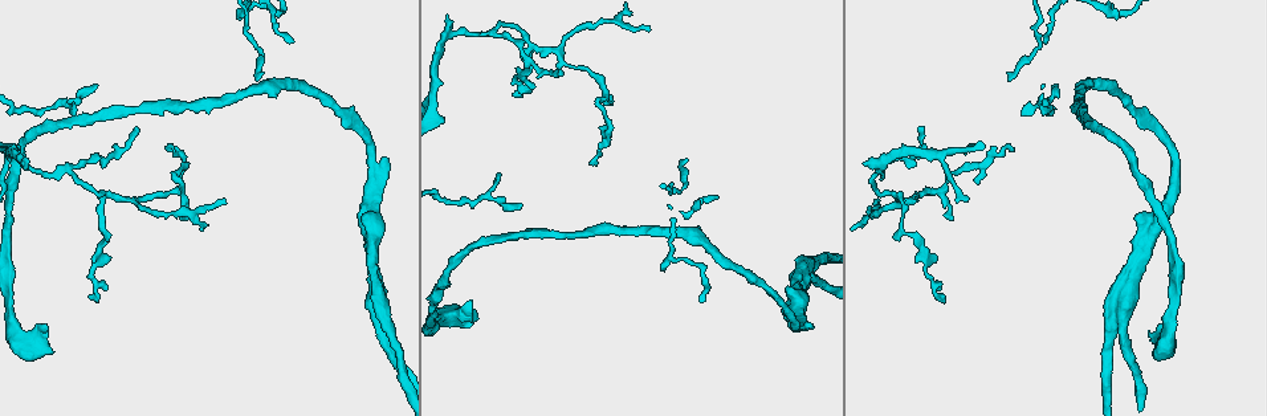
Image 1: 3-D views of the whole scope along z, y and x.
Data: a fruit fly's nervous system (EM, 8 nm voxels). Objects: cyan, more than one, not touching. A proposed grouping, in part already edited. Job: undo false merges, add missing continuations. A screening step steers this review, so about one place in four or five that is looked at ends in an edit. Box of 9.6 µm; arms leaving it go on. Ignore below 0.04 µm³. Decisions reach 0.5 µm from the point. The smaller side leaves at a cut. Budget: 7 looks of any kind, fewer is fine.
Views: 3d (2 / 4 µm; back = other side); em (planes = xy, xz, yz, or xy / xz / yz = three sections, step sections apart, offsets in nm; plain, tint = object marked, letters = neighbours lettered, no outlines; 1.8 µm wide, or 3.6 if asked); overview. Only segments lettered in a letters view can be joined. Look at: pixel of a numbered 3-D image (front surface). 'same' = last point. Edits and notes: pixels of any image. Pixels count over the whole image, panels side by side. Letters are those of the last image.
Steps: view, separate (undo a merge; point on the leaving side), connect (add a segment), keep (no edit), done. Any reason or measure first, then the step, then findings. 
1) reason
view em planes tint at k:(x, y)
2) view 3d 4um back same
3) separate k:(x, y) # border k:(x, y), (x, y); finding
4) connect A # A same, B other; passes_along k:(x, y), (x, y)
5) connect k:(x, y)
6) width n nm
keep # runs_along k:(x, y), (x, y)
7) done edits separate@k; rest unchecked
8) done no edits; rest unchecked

branch point
view em planes tint at 1:(379, 302)

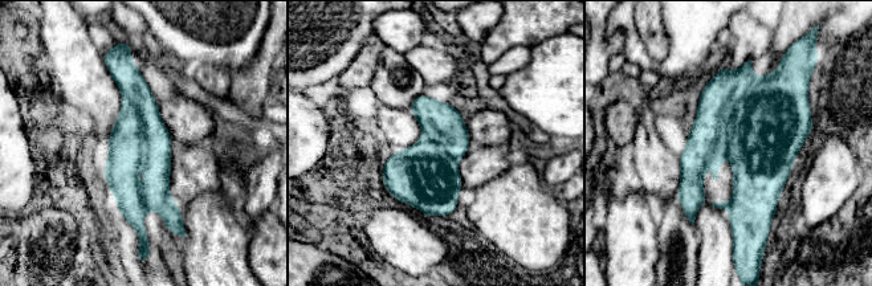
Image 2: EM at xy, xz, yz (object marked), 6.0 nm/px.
what lies round it
view em planes letters same

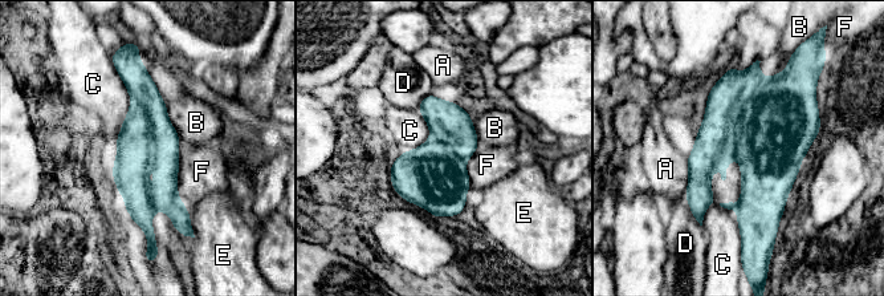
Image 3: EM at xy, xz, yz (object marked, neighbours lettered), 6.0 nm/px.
keep # A other, B other, C other, D other, E other, F other; border 3:(113, 64), (147, 240); all the same cell

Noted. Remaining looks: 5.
three arms meet
view 3d 2um at 1:(104, 193)

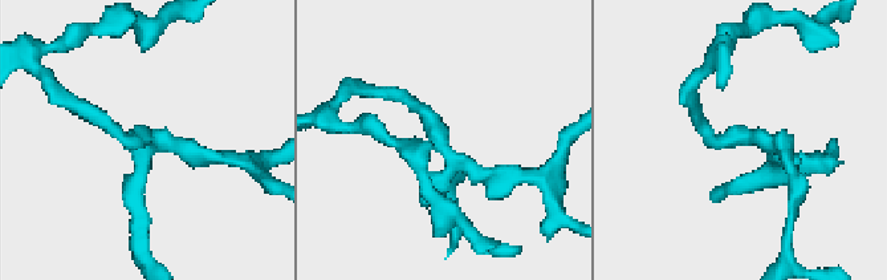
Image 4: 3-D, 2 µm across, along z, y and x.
arms 3; need the tissue
view em xy step 4 tint at 4:(151, 141)

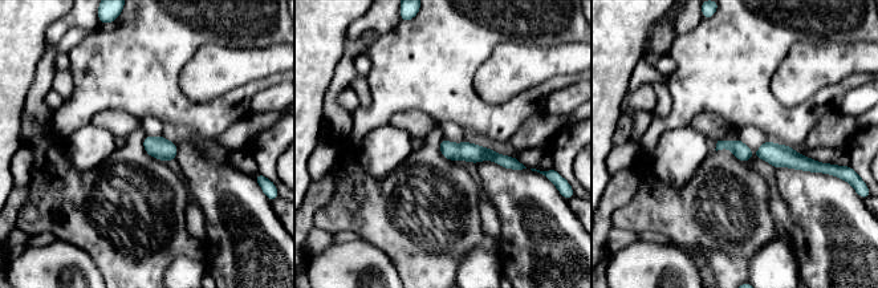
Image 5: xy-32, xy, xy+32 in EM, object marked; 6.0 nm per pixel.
view em xy step 4 letters same

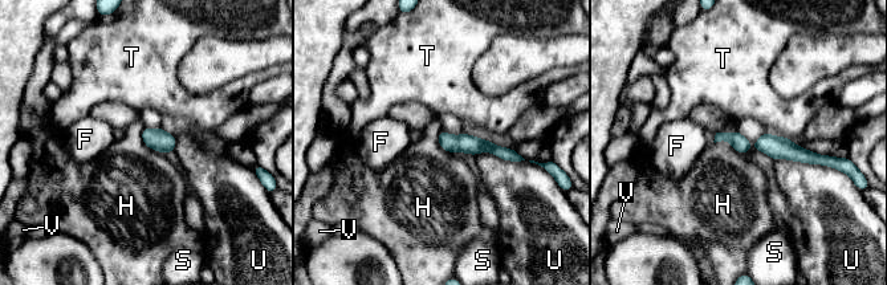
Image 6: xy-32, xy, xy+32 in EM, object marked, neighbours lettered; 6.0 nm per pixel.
width 100 nm
keep # F other, H other, S other, T other, U other, V other; runs_along 6:(717, 138), (816, 159); one cell here

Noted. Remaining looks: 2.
a fork
view em yz step 16 letters at 1:(874, 163)

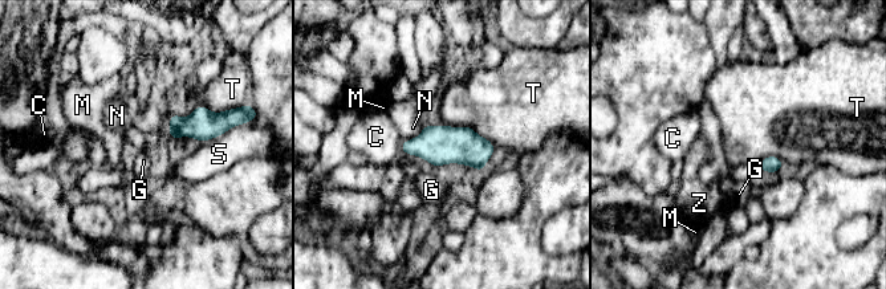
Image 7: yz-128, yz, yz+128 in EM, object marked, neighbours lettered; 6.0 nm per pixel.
keep # C other, G other, M other, N other, S other, T other, Z other; border 7:(451, 126), (470, 126), (495, 147); one cell here

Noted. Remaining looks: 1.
done no edits; rest unchecked

